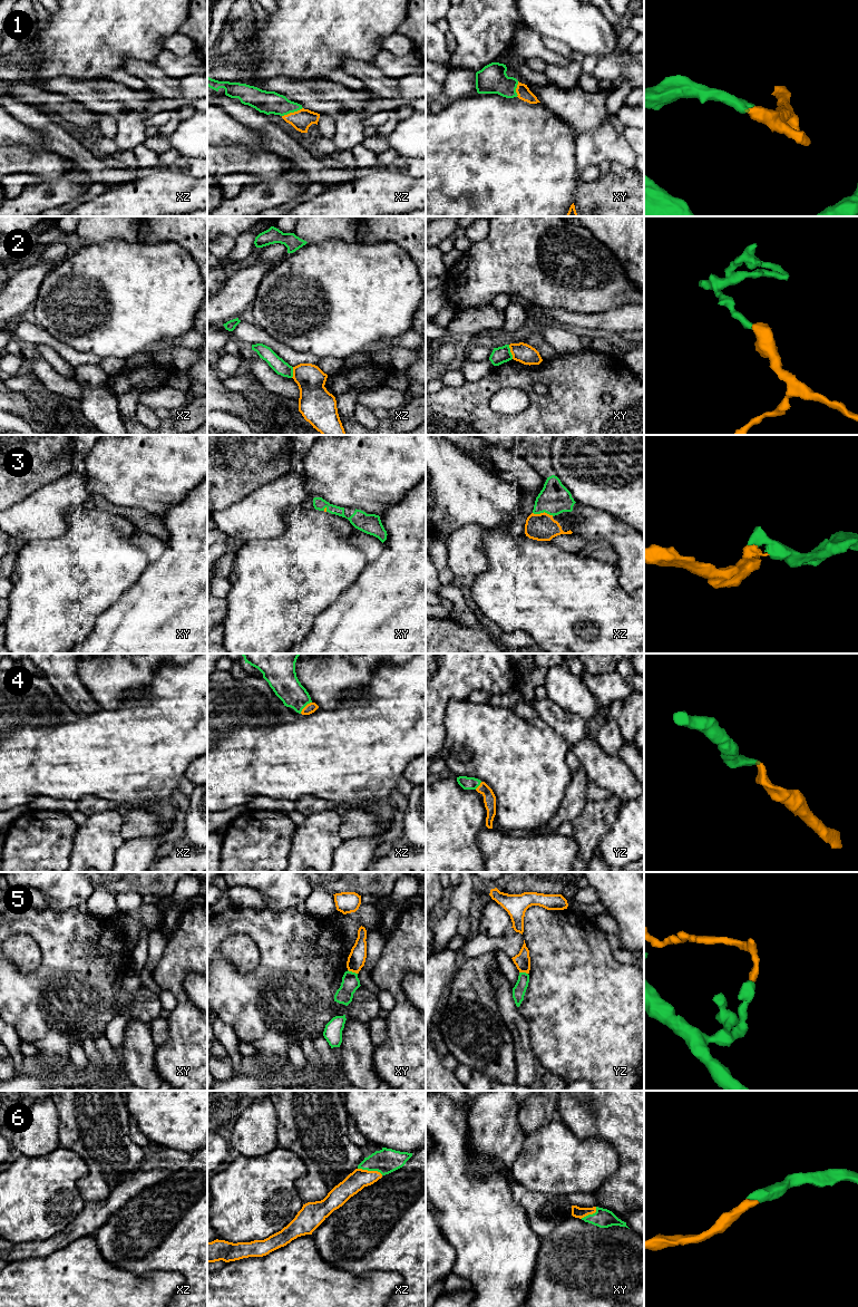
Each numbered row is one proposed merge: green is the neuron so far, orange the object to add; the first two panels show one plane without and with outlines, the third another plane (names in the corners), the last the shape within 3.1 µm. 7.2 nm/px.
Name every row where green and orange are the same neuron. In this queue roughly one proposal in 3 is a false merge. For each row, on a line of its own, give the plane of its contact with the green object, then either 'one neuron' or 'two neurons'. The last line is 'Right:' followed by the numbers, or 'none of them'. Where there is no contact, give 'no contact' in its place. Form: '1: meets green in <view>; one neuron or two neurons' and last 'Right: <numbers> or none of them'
1: meets green in xz; one neuron
2: meets green in xy; two neurons
3: meets green in xz; one neuron
4: meets green in xz; one neuron
5: meets green in xy; two neurons
6: meets green in xz; one neuron
Right: 1, 3, 4, 6

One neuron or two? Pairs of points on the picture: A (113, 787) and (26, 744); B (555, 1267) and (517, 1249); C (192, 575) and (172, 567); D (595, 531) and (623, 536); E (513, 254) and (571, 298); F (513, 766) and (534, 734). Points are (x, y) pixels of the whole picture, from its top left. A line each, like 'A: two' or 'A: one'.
A: one
B: two
C: one
D: one
E: one
F: one

